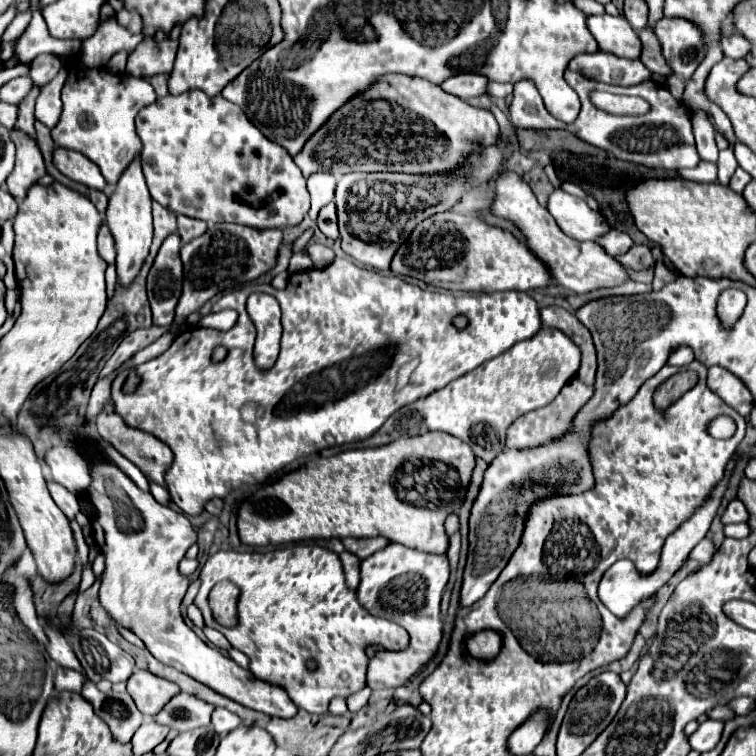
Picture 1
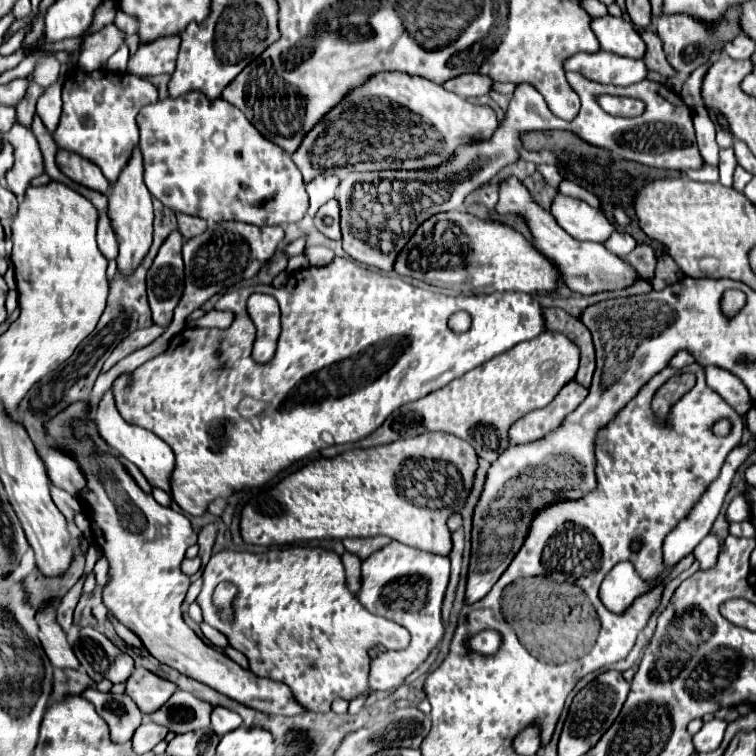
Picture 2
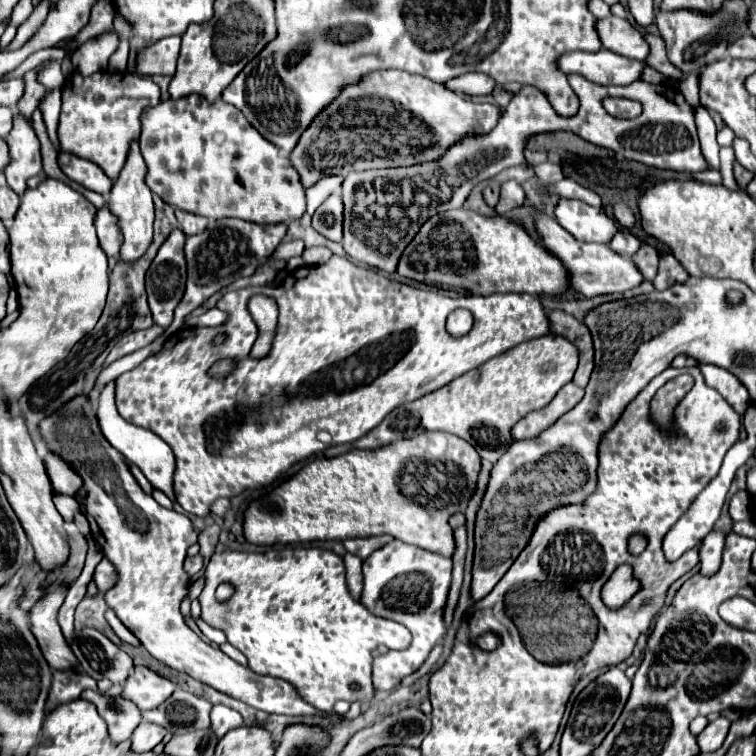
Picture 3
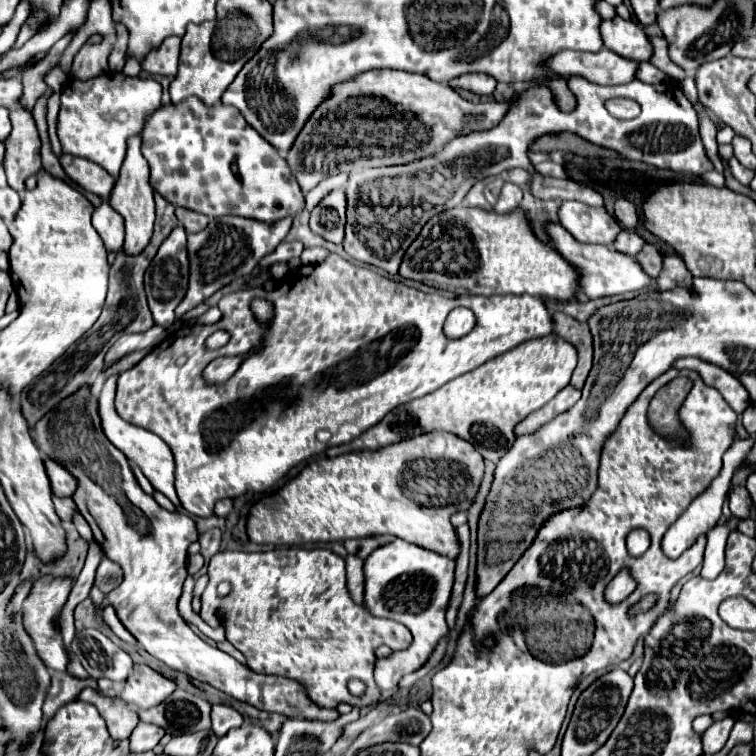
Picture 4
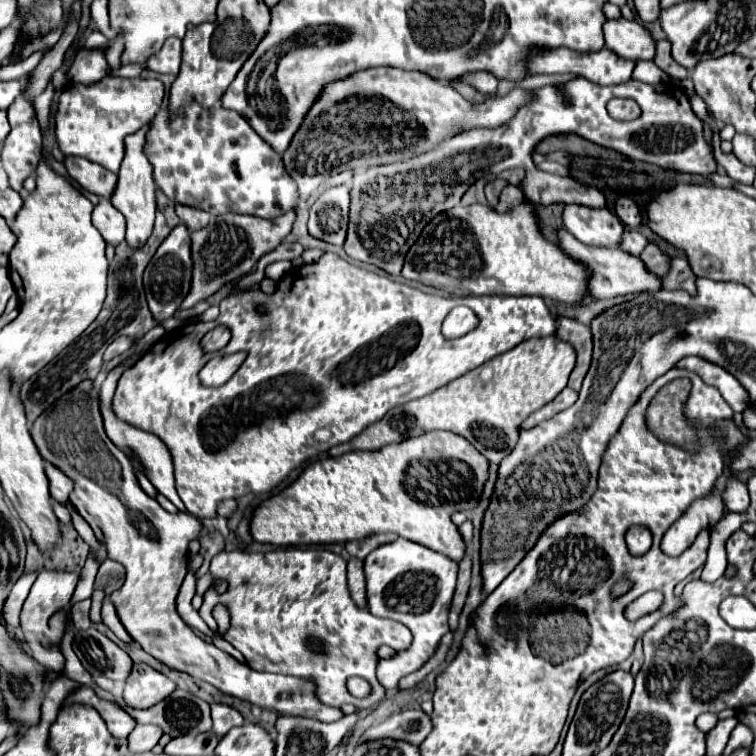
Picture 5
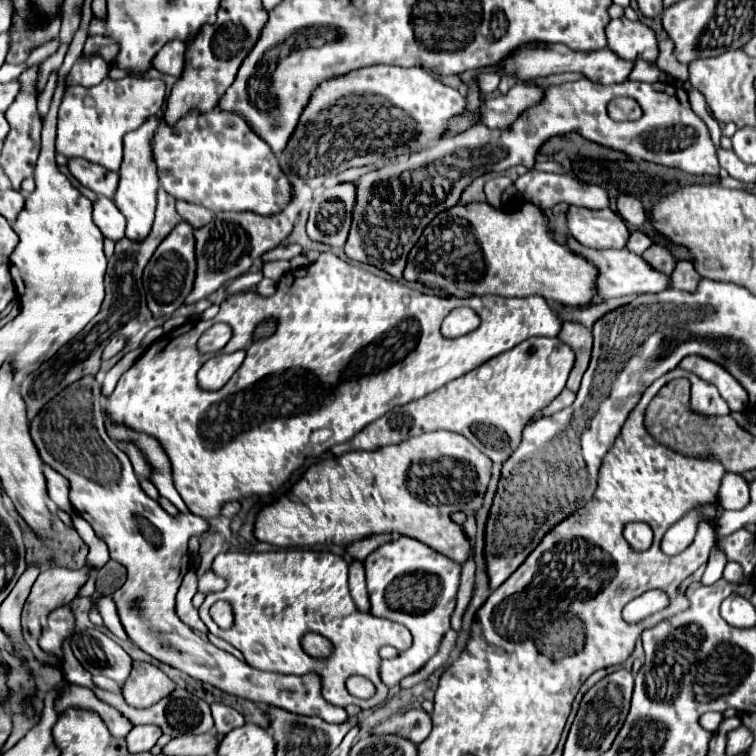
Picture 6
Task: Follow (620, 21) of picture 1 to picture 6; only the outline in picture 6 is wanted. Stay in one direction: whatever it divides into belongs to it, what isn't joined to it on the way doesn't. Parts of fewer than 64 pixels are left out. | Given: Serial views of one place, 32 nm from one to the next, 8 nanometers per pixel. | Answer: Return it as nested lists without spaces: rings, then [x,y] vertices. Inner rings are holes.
[[[628,18],[610,20],[606,28],[606,40],[612,52],[630,62],[654,62],[658,56],[656,34],[642,22],[630,22]]]

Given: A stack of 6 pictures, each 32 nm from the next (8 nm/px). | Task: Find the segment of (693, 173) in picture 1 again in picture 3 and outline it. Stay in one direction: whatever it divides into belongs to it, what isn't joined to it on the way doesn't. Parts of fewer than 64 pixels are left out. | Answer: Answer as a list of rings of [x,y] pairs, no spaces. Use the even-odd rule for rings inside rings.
[[[706,168],[704,172],[694,172],[690,174],[692,180],[698,180],[698,182],[708,182],[708,184],[720,184],[720,172],[714,170],[714,168]]]

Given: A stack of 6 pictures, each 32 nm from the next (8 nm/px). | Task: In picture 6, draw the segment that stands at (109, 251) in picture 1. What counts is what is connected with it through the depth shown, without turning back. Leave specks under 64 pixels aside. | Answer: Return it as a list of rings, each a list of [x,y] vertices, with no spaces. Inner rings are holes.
[[[100,196],[94,204],[94,222],[98,224],[100,232],[104,234],[104,238],[116,242],[124,238],[124,228],[126,228],[126,220],[124,216],[118,212],[118,208],[114,206],[114,202],[110,198]]]

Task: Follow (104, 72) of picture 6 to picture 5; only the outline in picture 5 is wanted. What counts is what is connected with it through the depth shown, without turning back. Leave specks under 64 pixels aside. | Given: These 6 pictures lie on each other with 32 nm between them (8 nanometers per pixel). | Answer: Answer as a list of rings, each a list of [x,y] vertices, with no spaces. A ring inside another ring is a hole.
[[[80,48],[76,54],[68,78],[70,82],[82,82],[82,84],[94,84],[102,80],[110,72],[108,62],[104,58],[104,48]]]

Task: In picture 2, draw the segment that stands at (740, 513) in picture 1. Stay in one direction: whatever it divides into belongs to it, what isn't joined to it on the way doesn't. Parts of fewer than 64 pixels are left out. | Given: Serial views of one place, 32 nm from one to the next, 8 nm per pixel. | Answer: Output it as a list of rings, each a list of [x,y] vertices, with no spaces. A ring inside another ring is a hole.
[[[738,494],[730,502],[730,506],[726,510],[726,520],[728,522],[744,522],[744,520],[750,520],[750,508],[748,508],[748,504],[746,504],[746,500],[744,500],[742,494]]]

